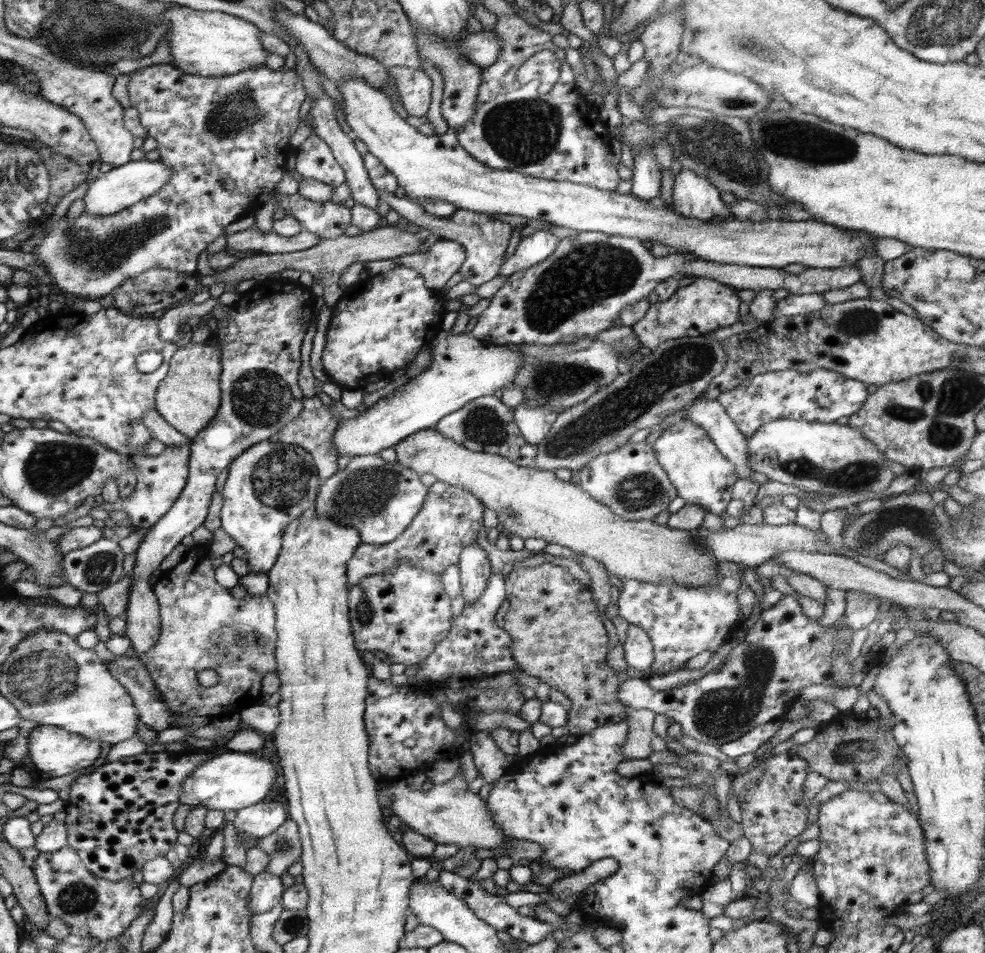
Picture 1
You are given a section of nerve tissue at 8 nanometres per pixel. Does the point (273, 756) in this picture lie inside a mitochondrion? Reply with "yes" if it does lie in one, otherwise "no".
no

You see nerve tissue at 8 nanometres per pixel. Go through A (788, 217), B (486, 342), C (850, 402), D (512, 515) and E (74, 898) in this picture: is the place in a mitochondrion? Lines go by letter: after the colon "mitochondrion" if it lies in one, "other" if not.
A: other
B: other
C: other
D: mitochondrion
E: mitochondrion

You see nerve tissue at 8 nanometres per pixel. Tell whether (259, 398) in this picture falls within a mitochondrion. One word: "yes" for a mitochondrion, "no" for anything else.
yes

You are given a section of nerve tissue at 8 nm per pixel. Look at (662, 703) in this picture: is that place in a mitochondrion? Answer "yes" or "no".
no

